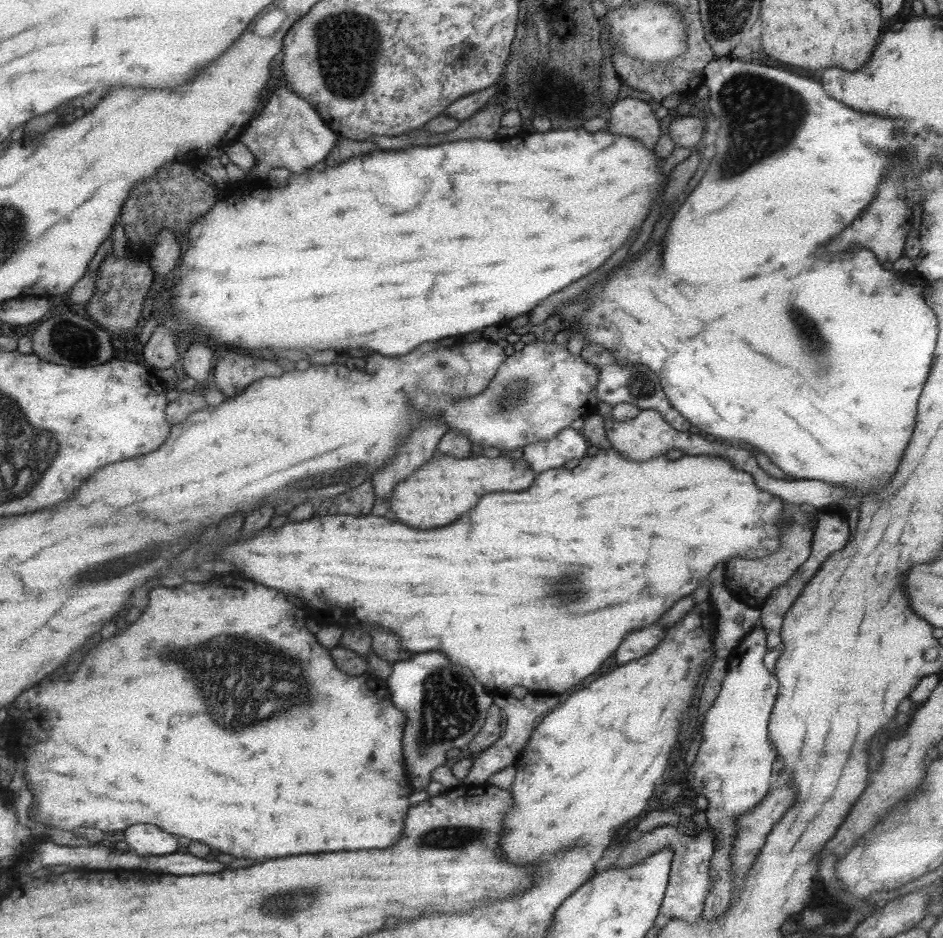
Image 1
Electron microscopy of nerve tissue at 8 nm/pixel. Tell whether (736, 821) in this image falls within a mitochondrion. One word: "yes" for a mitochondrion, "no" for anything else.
no

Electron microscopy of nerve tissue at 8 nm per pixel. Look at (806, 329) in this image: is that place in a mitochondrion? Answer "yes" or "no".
yes

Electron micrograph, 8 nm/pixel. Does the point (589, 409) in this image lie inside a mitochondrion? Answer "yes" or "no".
no

